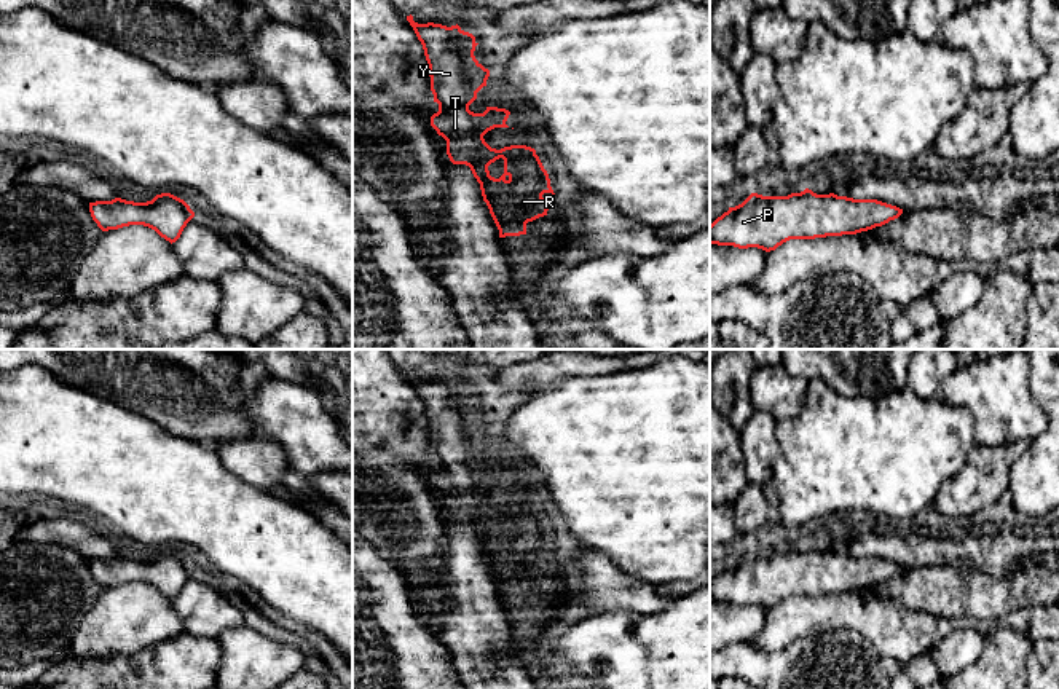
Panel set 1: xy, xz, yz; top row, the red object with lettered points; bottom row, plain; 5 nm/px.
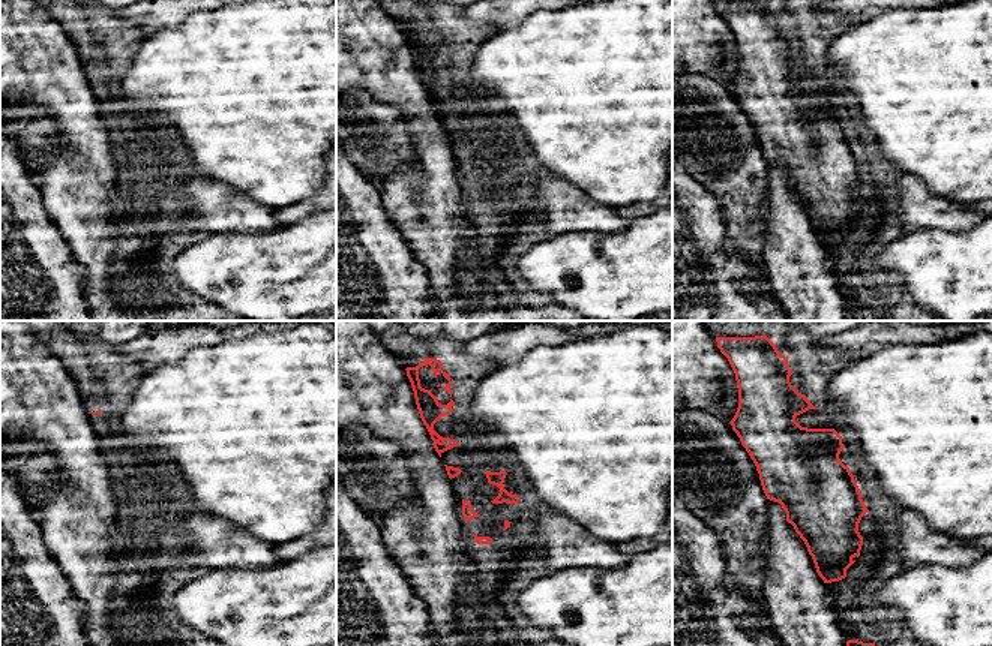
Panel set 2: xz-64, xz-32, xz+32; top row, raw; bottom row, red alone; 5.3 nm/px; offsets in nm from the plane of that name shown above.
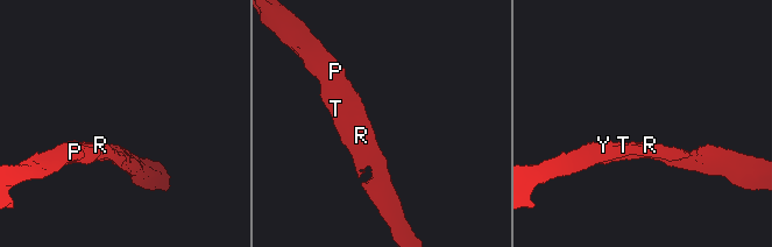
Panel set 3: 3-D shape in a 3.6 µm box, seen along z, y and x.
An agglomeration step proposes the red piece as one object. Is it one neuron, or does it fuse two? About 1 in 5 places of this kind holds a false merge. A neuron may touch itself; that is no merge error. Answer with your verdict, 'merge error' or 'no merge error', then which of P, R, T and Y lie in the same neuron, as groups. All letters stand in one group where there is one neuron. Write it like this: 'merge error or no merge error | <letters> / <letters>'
no merge error | P R T Y

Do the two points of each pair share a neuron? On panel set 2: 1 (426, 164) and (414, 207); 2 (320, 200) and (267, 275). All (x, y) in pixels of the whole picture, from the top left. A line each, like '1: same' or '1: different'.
1: same
2: different

